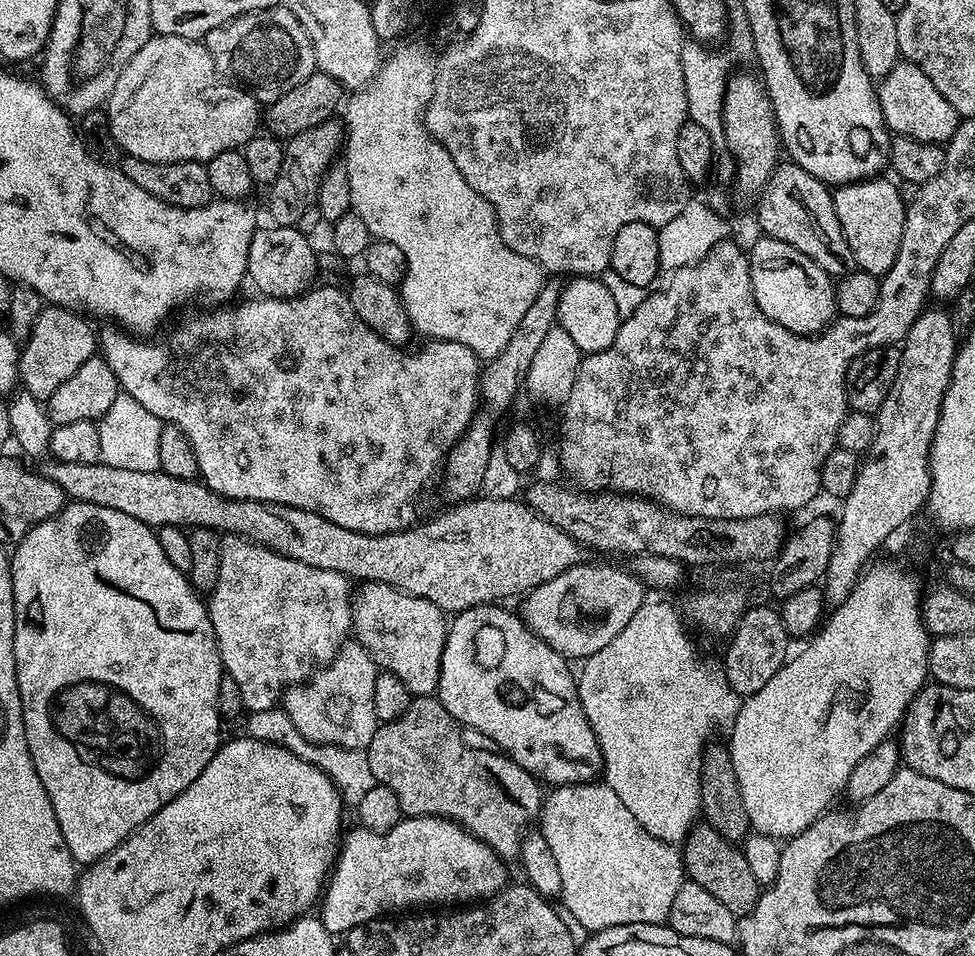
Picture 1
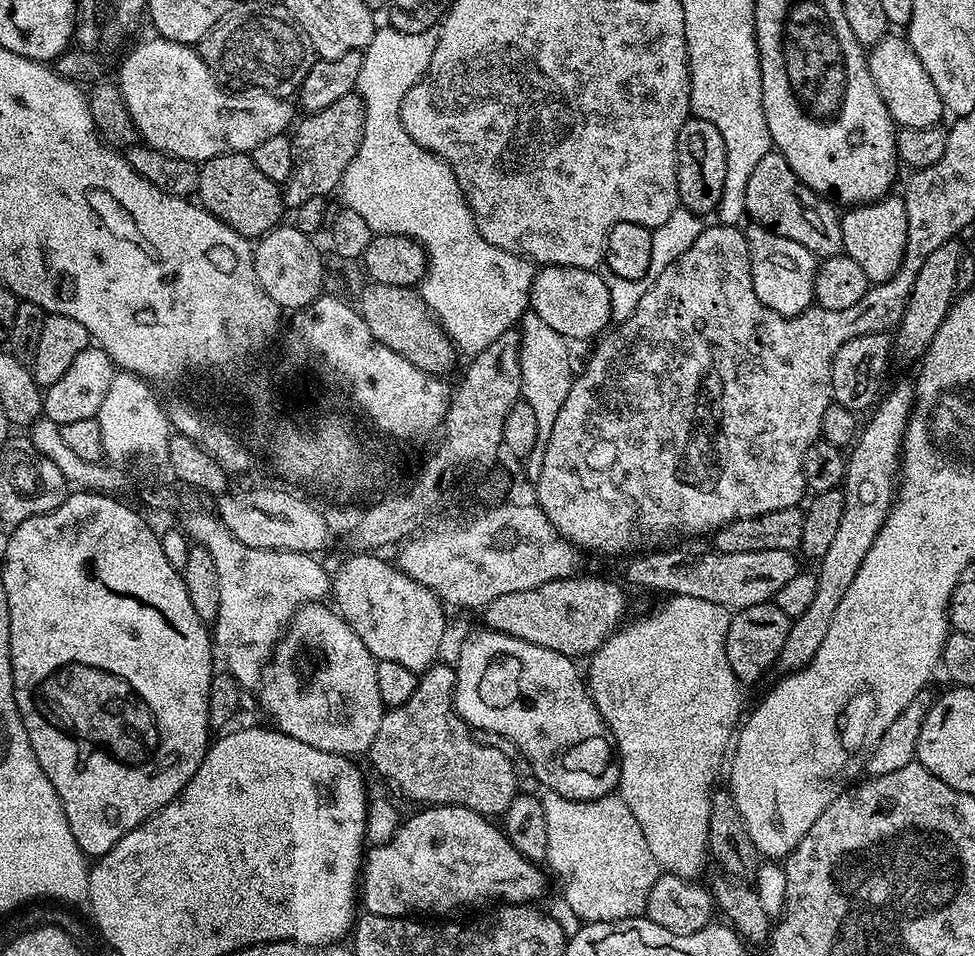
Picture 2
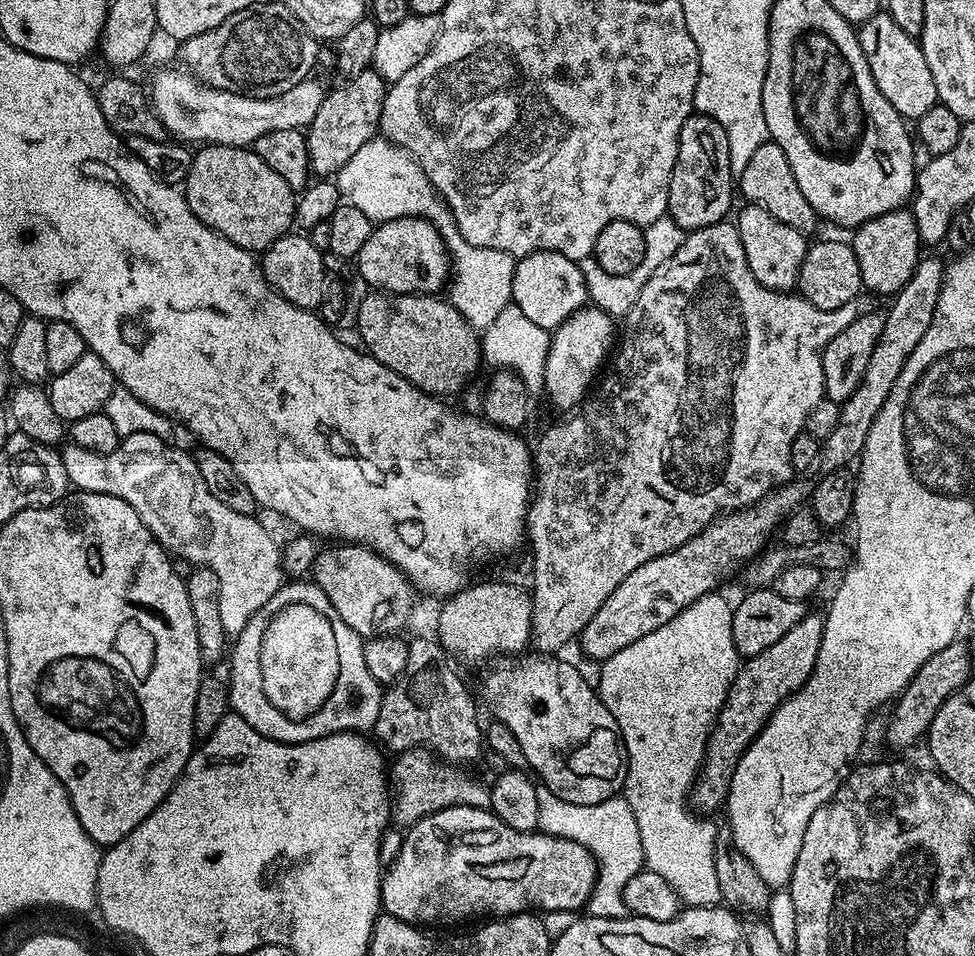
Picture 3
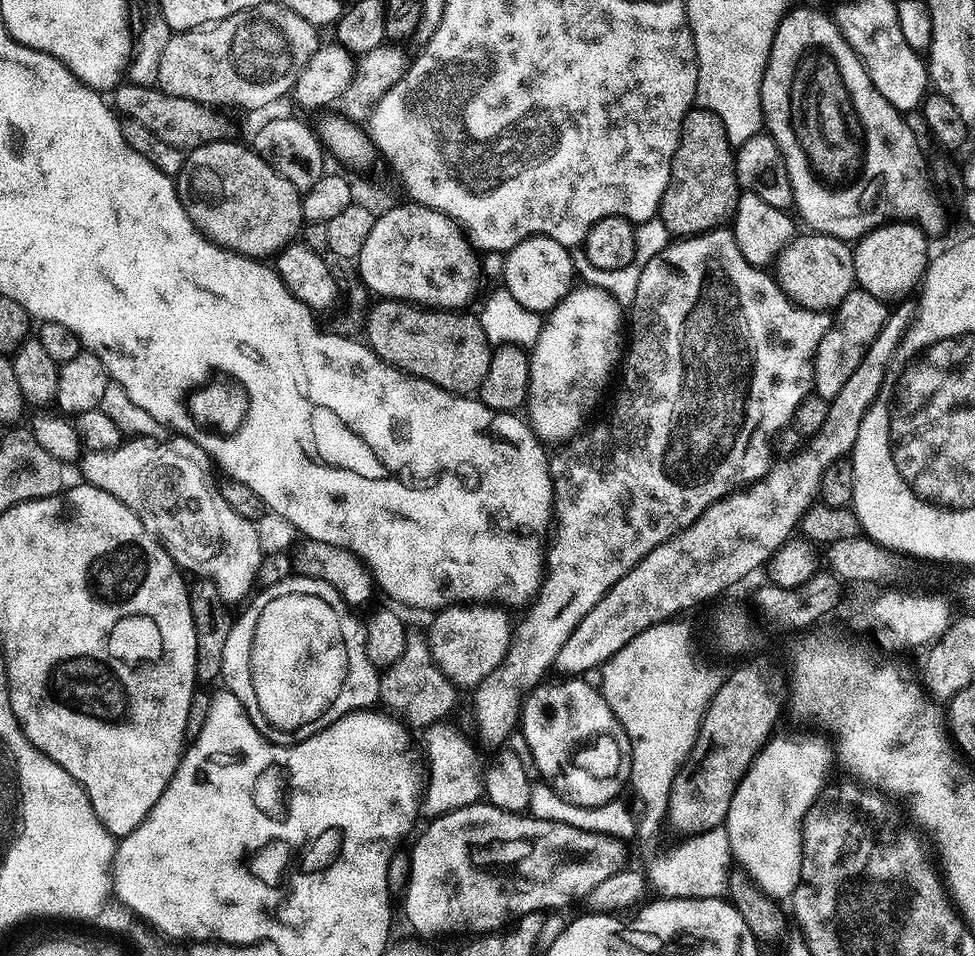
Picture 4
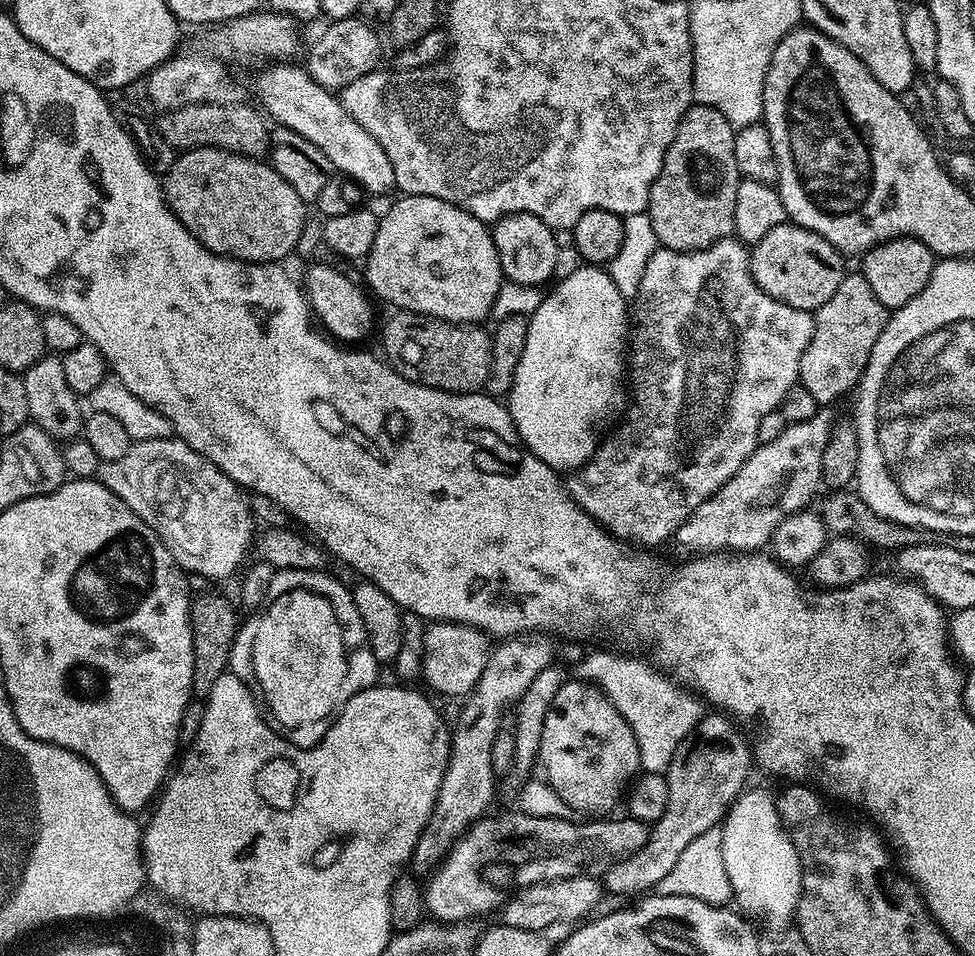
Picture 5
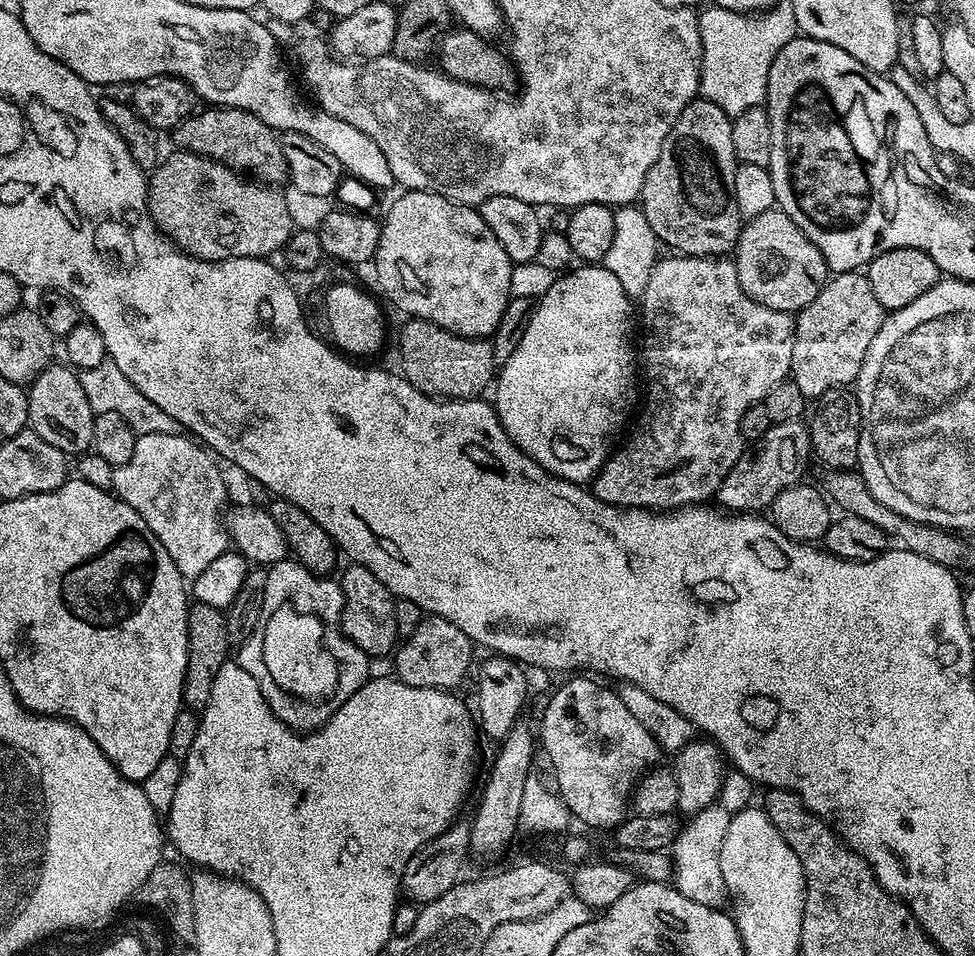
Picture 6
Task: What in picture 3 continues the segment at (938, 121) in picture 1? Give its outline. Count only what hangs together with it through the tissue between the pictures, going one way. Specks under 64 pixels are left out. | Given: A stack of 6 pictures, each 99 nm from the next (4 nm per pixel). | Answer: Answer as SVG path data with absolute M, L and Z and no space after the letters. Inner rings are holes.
M884 10L860 24L858 35L862 54L870 66L870 74L874 74L878 90L882 90L890 106L894 106L905 121L914 122L933 108L938 102L934 78L930 78L930 66L926 66L926 58L913 36L905 34Z

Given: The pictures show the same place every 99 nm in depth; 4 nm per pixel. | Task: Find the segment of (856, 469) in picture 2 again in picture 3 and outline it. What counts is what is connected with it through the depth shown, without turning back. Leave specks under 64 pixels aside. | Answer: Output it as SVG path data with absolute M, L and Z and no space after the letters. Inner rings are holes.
M809 611L801 620L794 622L794 626L790 626L790 630L786 630L786 634L782 634L782 638L778 638L778 642L774 642L774 646L766 646L766 650L762 650L762 654L747 657L741 663L740 672L730 686L726 702L716 719L716 725L712 727L712 733L708 735L704 763L701 764L700 771L696 774L696 780L692 784L690 804L697 813L712 814L708 812L714 811L719 804L721 807L727 801L730 782L740 761L740 755L748 749L757 734L763 730L764 723L771 718L774 709L788 699L796 689L802 687L808 681L809 676L816 671L816 655L820 649L820 639L823 633L823 615L819 611L817 613Z

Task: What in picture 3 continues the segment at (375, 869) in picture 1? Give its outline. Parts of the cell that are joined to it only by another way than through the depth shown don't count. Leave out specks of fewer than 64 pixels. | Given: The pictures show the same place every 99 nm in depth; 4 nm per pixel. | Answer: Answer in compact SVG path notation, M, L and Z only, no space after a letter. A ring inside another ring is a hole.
M458 805L423 817L415 827L407 829L402 850L383 873L380 899L387 915L420 926L432 926L428 924L435 920L464 920L467 916L496 918L533 910L572 912L587 905L597 875L596 857L586 846L566 838L547 836L539 830L519 832L506 826L502 818L487 808Z

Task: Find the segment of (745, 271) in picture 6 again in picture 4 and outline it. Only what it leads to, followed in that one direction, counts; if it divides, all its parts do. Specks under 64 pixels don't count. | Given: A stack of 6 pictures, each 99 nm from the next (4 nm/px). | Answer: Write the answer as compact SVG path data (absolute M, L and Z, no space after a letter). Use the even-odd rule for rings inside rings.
M797 234L779 252L774 261L774 279L780 288L798 306L815 312L836 309L856 284L853 245L833 236Z

